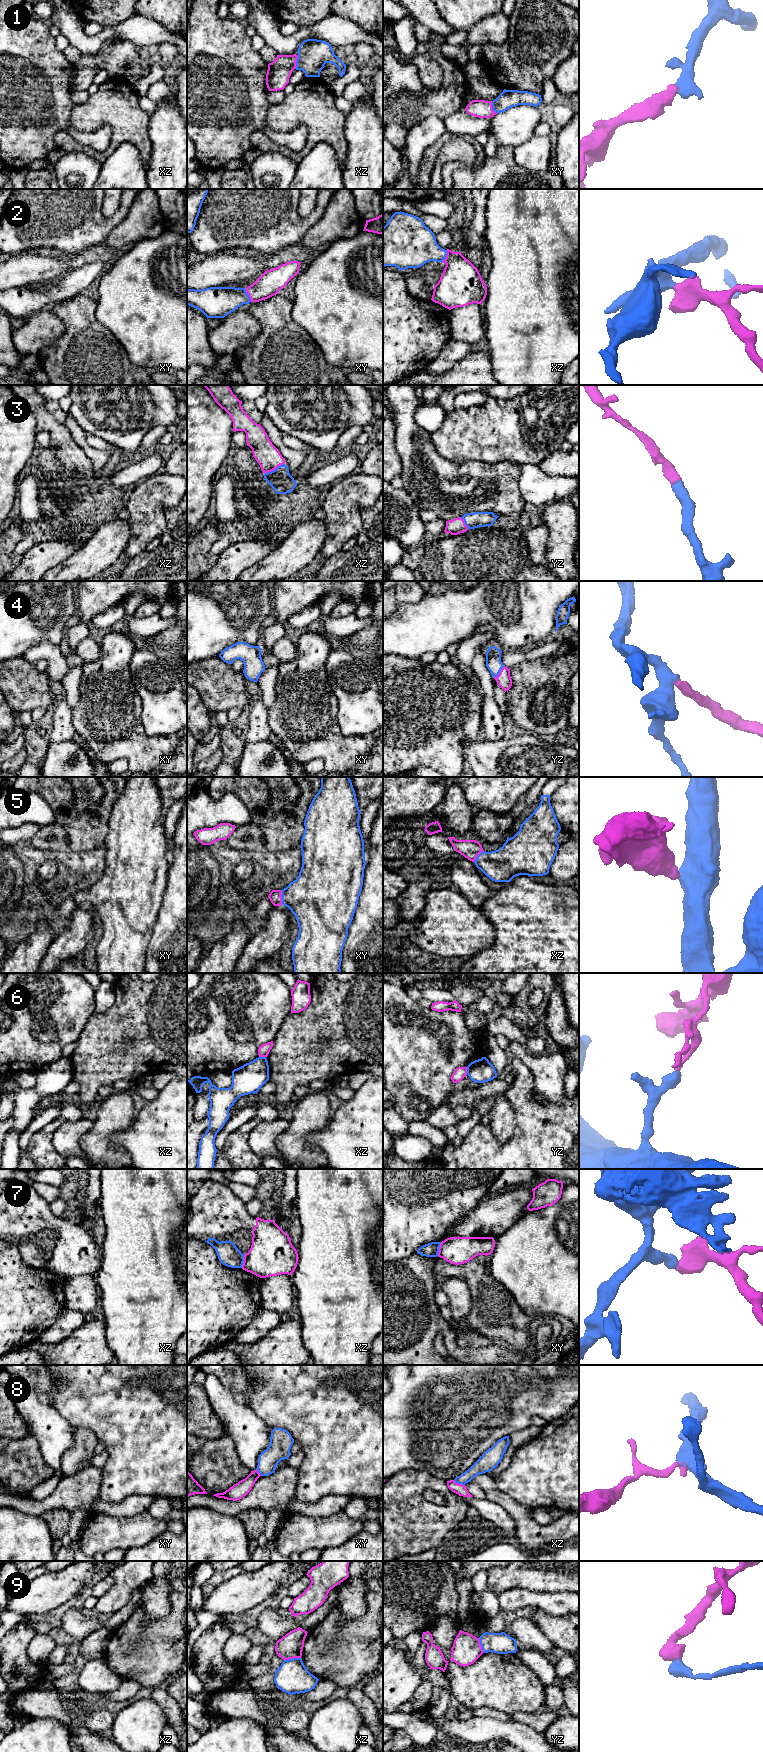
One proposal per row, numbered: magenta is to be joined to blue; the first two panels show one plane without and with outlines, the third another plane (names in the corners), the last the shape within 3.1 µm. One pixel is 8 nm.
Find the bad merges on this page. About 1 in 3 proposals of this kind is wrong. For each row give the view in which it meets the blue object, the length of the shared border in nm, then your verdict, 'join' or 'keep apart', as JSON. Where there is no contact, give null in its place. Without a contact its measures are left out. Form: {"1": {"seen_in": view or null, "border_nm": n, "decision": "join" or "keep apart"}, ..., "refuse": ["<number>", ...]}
{"1": {"seen_in": "xy", "border_nm": 120, "decision": "join"}, "2": {"seen_in": "xy", "border_nm": 130, "decision": "join"}, "3": {"seen_in": "xz", "border_nm": 190, "decision": "join"}, "4": {"seen_in": "yz", "border_nm": 130, "decision": "join"}, "5": {"seen_in": "xy", "border_nm": 120, "decision": "join"}, "6": {"seen_in": "yz", "border_nm": 60, "decision": "keep apart"}, "7": {"seen_in": "xy", "border_nm": 120, "decision": "keep apart"}, "8": {"seen_in": "xz", "border_nm": 100, "decision": "keep apart"}, "9": {"seen_in": "xz", "border_nm": 140, "decision": "keep apart"}, "refuse": ["6", "7", "8", "9"]}

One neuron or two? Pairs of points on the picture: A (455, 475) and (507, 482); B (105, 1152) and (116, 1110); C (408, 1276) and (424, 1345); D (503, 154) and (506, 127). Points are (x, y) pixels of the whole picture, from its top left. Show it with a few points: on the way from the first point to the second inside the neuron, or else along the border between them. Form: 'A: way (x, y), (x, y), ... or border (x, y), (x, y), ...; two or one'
A: way (468, 482), (494, 482); one
B: way (105, 1142), (105, 1125), (109, 1120); one
C: way (408, 1293), (408, 1328); one
D: border (498, 146), (511, 146), (513, 148); two

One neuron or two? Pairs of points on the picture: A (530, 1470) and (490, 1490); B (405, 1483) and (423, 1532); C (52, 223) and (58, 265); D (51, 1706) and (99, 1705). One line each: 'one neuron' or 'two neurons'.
A: two neurons
B: one neuron
C: two neurons
D: one neuron

